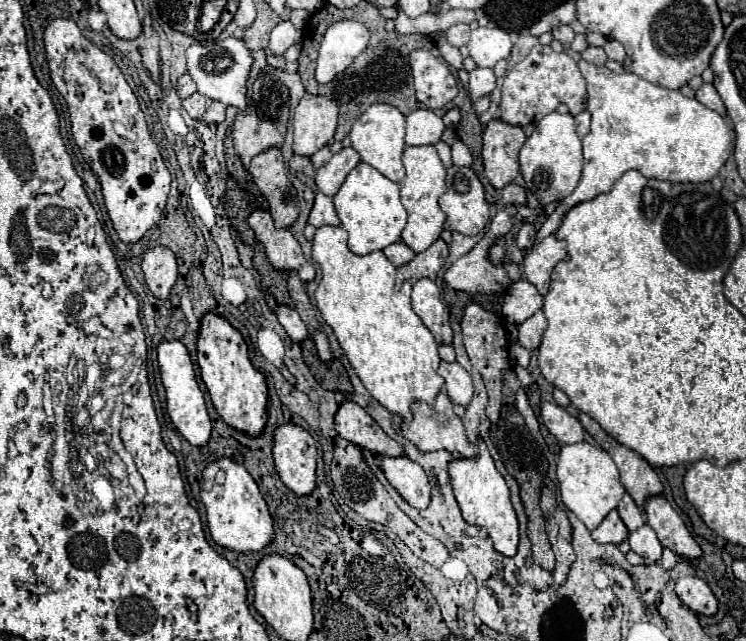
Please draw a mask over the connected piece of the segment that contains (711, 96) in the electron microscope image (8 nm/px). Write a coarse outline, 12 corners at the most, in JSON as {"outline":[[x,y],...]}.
{"outline":[[704,83],[696,99],[718,115],[726,115],[726,107],[714,85]]}

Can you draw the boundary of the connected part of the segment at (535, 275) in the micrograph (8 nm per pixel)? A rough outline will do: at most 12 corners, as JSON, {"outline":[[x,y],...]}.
{"outline":[[548,235],[524,257],[526,279],[544,295],[566,243]]}

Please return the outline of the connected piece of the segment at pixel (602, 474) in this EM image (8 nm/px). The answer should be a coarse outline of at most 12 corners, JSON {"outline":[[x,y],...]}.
{"outline":[[586,441],[556,467],[564,505],[594,531],[626,493],[612,457]]}

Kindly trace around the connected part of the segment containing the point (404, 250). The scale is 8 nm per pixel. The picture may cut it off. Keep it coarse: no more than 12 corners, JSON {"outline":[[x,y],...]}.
{"outline":[[402,241],[388,245],[384,255],[394,267],[400,267],[416,257]]}

